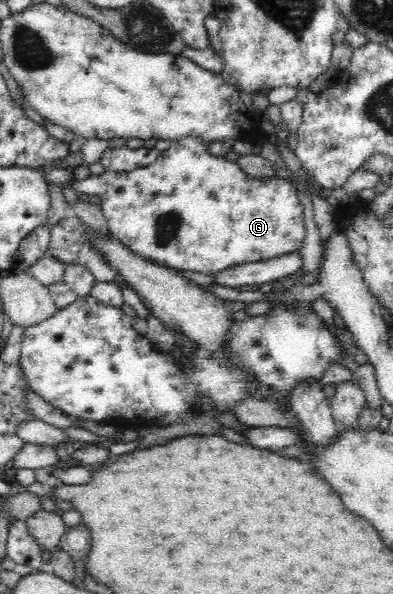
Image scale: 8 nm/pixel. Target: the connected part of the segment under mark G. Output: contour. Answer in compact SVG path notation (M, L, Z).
M181 138L172 142L170 147L159 153L158 158L144 168L136 168L130 172L110 172L106 171L103 175L91 175L87 179L78 180L71 179L67 182L70 188L77 193L84 193L90 196L100 197L102 200L101 210L108 222L111 236L118 242L121 242L126 248L129 248L136 255L144 258L159 260L165 262L176 269L194 270L194 272L202 272L202 274L210 275L221 271L223 268L242 264L245 262L266 262L272 258L286 256L286 254L294 254L298 252L302 246L302 241L305 237L304 217L296 195L296 190L292 182L278 174L274 179L252 179L238 168L236 163L226 161L224 156L215 157L206 151L208 142L202 142L197 138Z

